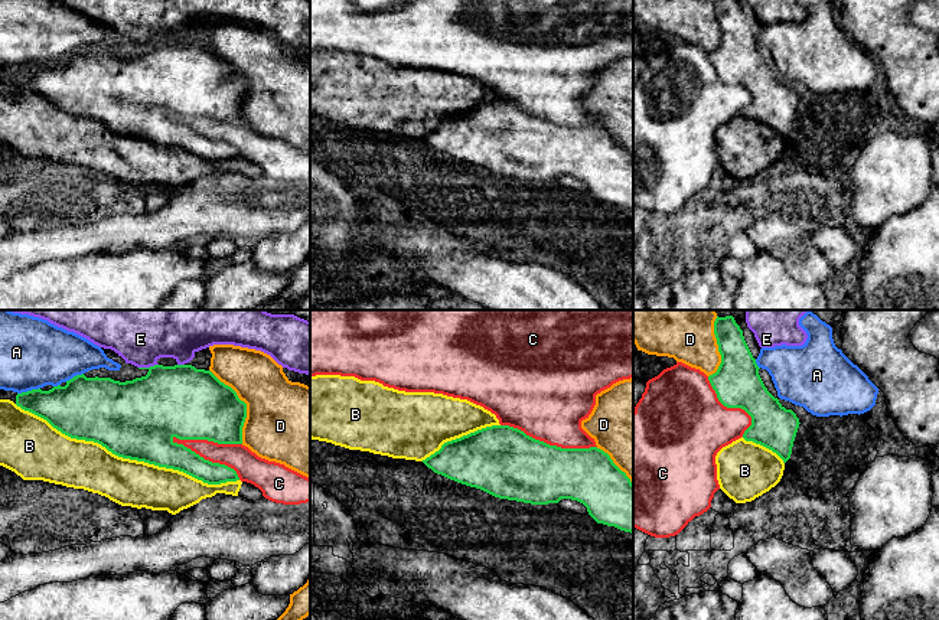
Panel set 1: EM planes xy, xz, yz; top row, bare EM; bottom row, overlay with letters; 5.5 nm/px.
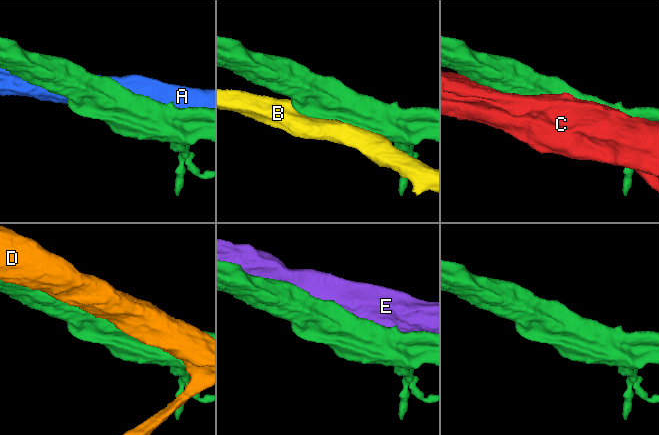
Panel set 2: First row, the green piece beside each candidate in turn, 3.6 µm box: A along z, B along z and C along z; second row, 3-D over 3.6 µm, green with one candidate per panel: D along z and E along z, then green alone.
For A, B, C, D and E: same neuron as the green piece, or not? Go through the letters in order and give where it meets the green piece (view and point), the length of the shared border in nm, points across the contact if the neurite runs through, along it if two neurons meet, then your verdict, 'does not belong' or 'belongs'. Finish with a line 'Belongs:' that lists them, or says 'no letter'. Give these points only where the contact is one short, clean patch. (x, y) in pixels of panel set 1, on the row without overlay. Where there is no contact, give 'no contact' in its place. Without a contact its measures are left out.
A: meets green in xy at (28, 68); contact 130 nm long; does not belong
B: meets green in xy at (127, 134); contact 1300 nm long; does not belong
C: meets green in xy at (206, 137); contact 440 nm long; does not belong
D: meets green in xy at (245, 82); contact 460 nm long; does not belong
E: meets green in xy at (147, 45); contact 110 nm long; does not belong
Belongs: no letter

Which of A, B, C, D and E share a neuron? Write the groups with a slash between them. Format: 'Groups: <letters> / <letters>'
Groups: A / B / C / D / E

